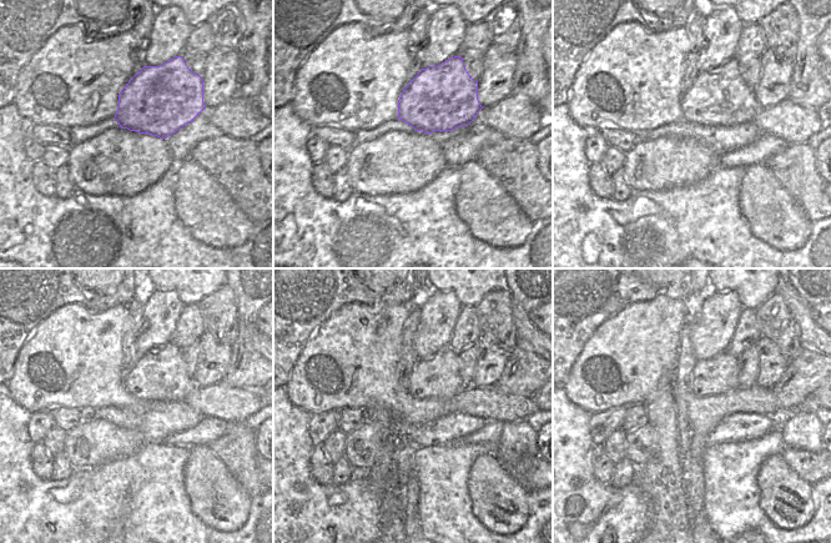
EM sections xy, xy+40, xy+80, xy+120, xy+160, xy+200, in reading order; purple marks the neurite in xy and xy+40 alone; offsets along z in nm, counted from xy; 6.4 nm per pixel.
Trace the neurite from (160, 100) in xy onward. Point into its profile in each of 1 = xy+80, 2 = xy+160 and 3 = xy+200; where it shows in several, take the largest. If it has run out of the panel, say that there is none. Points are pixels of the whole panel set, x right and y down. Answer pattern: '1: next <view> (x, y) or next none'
1: next xy+80 (718, 97)
2: next xy+160 (438, 376)
3: next xy+200 (719, 375)

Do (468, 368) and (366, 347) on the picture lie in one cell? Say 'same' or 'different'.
different

